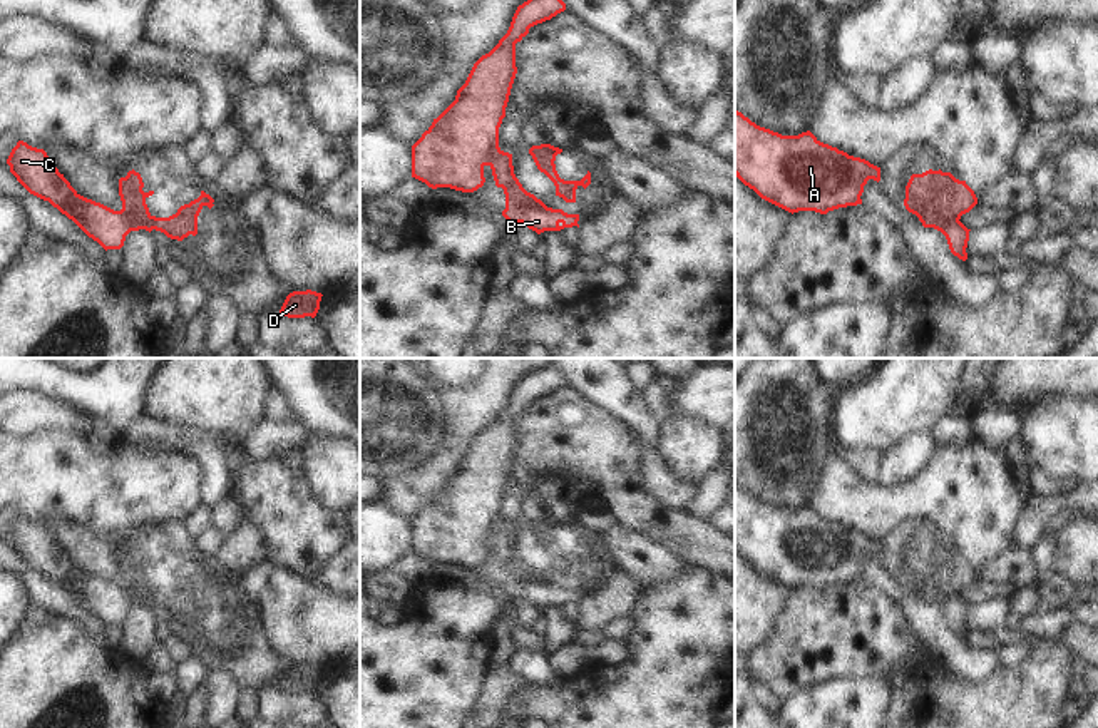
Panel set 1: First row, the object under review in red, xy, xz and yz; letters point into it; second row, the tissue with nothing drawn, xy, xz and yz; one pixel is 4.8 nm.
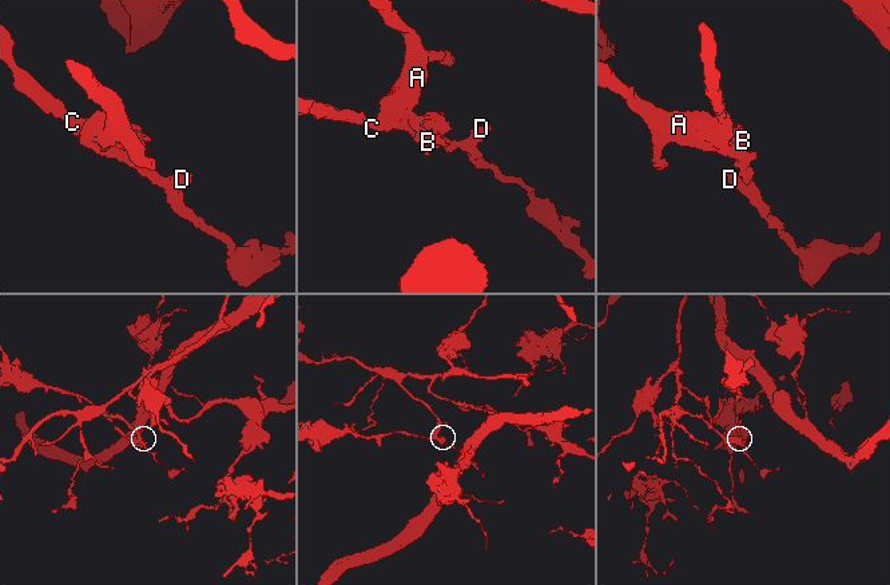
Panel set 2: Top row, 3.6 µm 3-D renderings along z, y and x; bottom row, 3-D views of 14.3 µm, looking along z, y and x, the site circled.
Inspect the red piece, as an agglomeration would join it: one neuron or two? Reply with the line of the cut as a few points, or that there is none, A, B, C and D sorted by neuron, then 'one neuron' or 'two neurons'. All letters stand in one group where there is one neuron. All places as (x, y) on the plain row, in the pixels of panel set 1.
cut xy (126, 551), (131, 561), (131, 581), (144, 584), (153, 603); groups A C D / B; two neurons

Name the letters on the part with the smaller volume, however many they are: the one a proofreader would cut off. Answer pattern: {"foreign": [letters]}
{"foreign": ["B"]}

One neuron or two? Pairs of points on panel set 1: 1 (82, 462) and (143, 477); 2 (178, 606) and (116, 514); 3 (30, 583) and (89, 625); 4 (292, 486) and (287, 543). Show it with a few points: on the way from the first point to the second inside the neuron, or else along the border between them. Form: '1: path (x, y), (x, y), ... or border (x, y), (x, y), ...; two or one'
1: path (97, 477), (128, 477); one
2: path (174, 583), (173, 568), (139, 533); one
3: path (46, 593), (74, 610); one
4: path (288, 499), (288, 529); one

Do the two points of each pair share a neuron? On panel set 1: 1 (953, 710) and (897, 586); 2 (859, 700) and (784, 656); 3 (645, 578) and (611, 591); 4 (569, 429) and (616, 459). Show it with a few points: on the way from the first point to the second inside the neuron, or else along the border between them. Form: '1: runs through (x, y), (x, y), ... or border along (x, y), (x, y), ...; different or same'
1: border along (948, 671), (956, 675); different
2: border along (866, 680), (826, 678), (800, 686), (789, 695); different
3: border along (615, 564), (640, 589); different
4: runs through (581, 440), (600, 459), (605, 459); same

